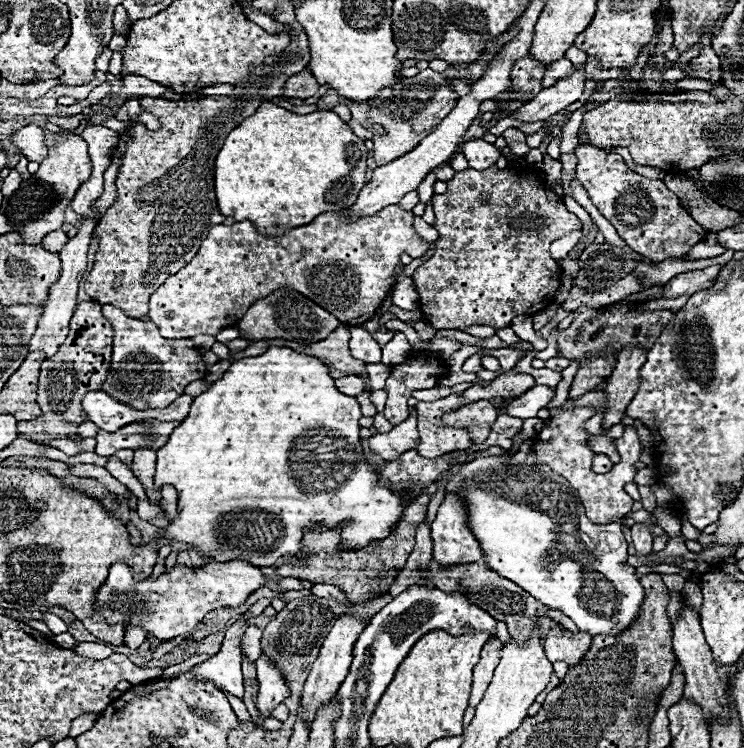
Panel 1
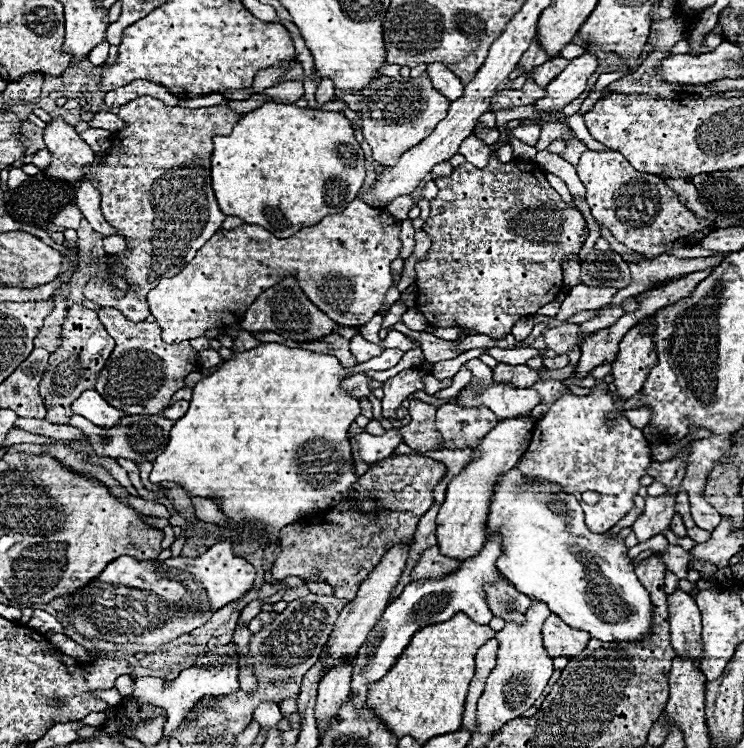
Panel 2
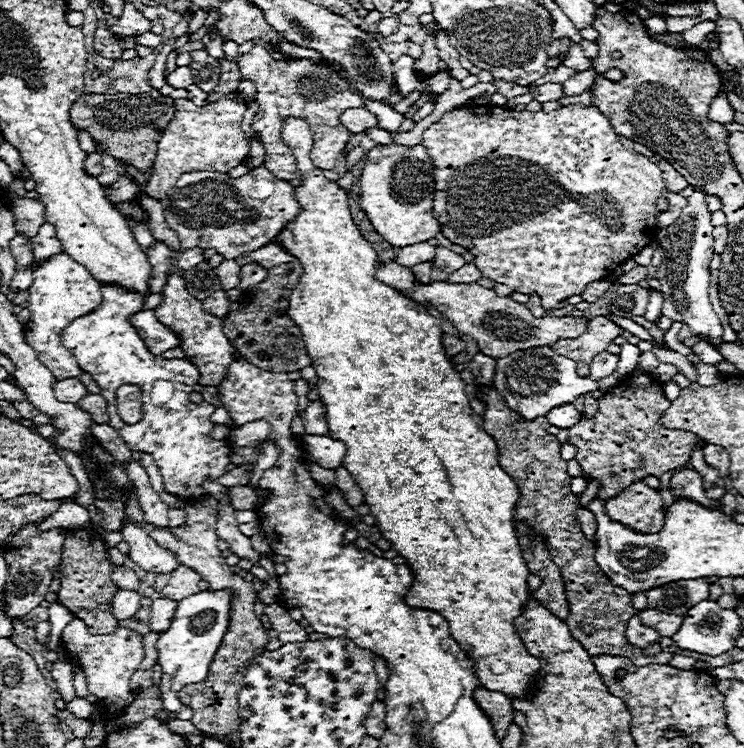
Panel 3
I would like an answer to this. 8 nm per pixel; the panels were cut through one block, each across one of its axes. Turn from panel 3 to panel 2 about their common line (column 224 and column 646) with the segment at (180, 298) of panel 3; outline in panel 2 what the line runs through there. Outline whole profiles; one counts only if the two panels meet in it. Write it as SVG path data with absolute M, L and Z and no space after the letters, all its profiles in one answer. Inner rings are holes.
M640 326L630 328L620 342L616 362L612 362L616 398L624 402L638 394L652 364L656 364L652 336L642 336Z

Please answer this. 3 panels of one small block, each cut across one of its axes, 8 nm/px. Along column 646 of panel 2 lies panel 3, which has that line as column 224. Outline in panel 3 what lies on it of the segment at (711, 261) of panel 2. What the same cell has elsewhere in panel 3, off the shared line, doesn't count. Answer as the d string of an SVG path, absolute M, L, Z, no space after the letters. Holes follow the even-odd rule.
M224 260L218 268L216 268L216 274L222 282L222 290L232 290L238 286L238 280L240 280L240 266L234 262L234 260Z

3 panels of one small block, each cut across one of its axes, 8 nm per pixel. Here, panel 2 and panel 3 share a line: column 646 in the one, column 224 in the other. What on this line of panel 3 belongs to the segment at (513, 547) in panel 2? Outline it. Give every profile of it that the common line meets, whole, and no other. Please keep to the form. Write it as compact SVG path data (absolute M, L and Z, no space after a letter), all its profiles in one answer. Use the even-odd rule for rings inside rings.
M198 592L178 602L170 628L160 634L156 650L158 650L158 664L162 668L160 680L162 707L168 712L174 712L178 720L189 720L193 715L191 709L178 700L178 692L188 684L206 680L214 654L222 644L222 636L228 630L228 620L230 620L228 592Z

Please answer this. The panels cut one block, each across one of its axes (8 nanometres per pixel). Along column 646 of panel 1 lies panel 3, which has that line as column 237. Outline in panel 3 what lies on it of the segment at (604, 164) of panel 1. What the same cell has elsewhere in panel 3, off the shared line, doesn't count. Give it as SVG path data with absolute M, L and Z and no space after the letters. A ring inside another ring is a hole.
M258 166L250 170L242 178L230 178L228 174L220 172L188 172L184 174L176 186L168 192L164 204L164 216L166 224L178 234L180 246L186 248L214 248L224 258L236 260L240 254L248 254L252 250L258 250L260 246L266 246L282 228L286 222L290 222L294 216L294 188L286 180L274 178L270 170L264 166Z

